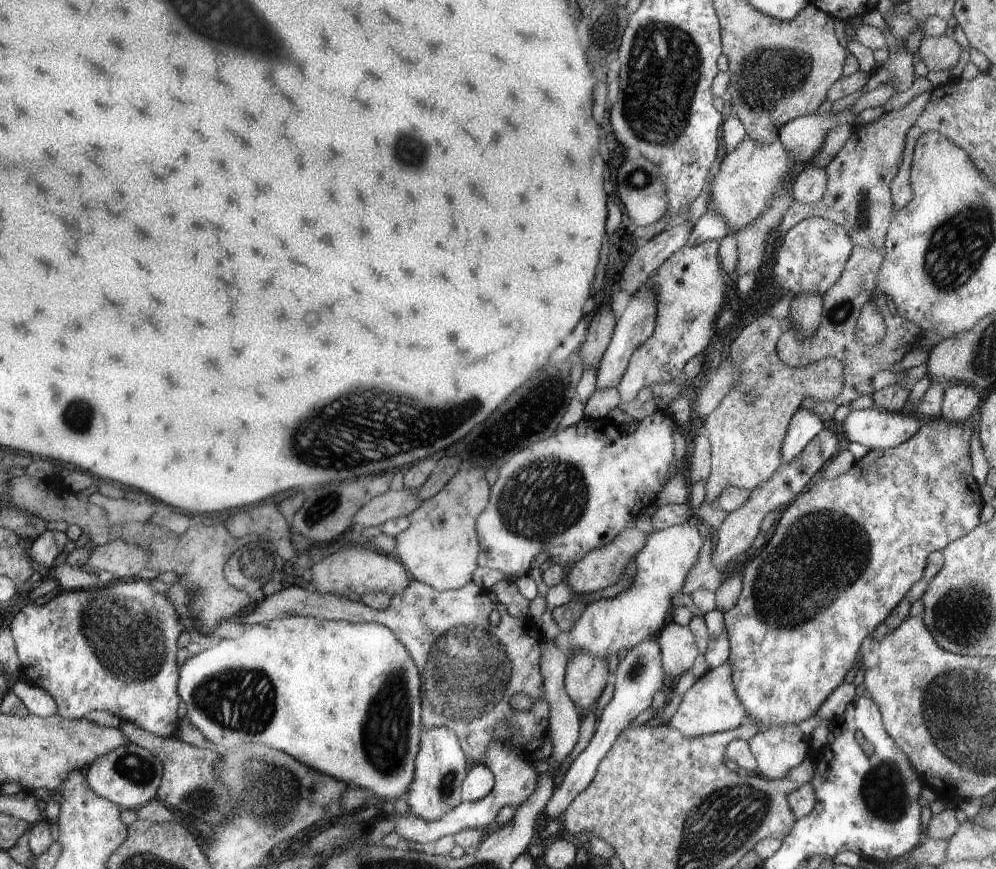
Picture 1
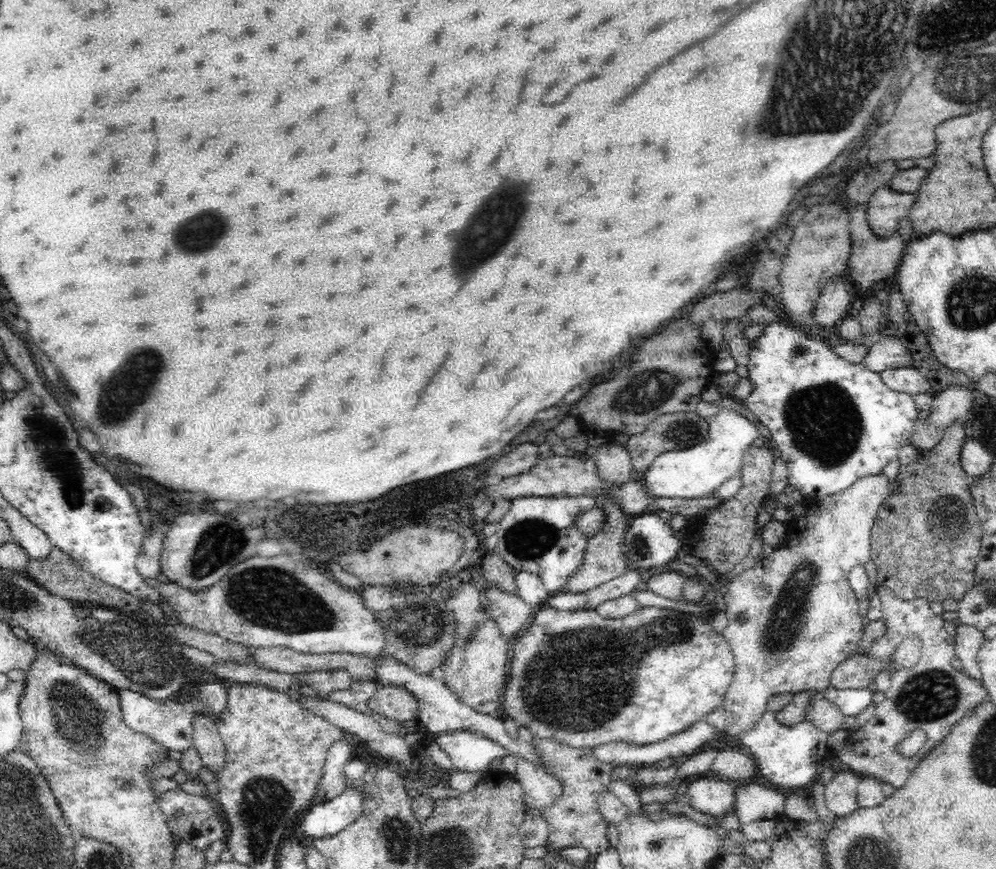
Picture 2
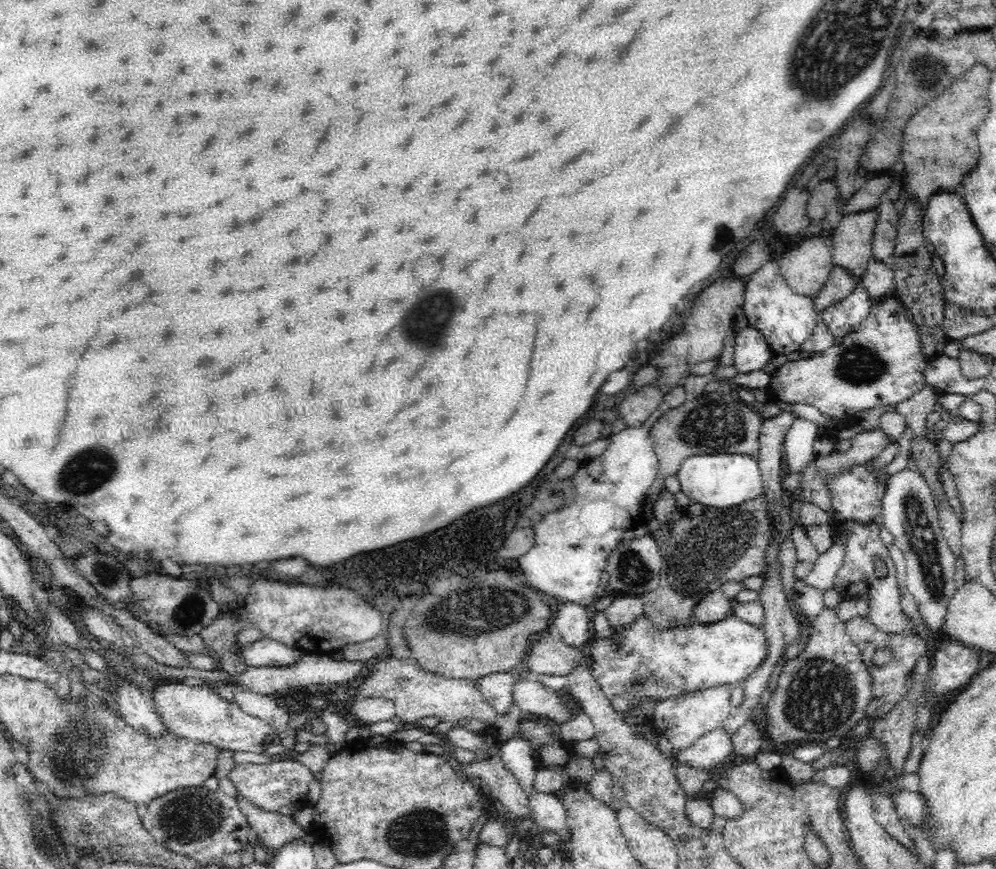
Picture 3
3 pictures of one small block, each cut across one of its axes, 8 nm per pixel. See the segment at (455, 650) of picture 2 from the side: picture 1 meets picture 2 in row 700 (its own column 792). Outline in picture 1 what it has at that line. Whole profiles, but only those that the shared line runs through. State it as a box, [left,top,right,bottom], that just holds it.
[711,430,839,576]

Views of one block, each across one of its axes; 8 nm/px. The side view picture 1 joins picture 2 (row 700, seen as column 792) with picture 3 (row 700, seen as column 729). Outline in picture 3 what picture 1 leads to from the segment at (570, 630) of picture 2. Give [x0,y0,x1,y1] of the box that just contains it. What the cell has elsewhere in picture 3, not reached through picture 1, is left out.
[586,590,768,718]

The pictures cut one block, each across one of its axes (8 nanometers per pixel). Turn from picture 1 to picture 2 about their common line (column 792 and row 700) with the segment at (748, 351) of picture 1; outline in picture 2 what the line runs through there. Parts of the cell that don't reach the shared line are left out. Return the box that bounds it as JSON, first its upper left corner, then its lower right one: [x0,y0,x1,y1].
[368,682,420,724]

